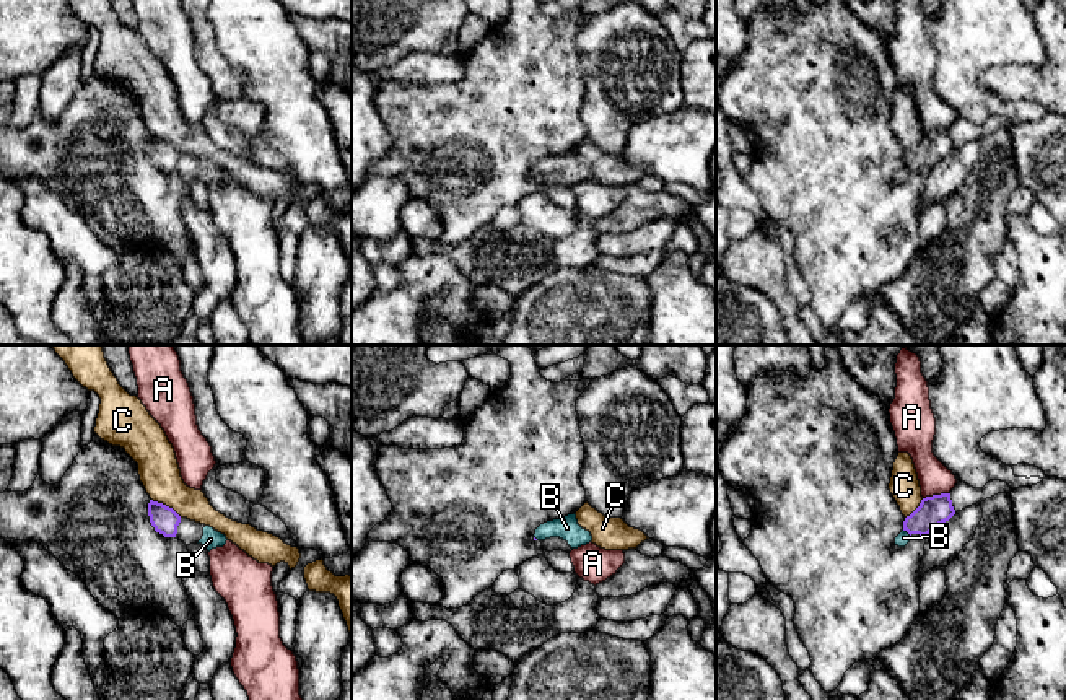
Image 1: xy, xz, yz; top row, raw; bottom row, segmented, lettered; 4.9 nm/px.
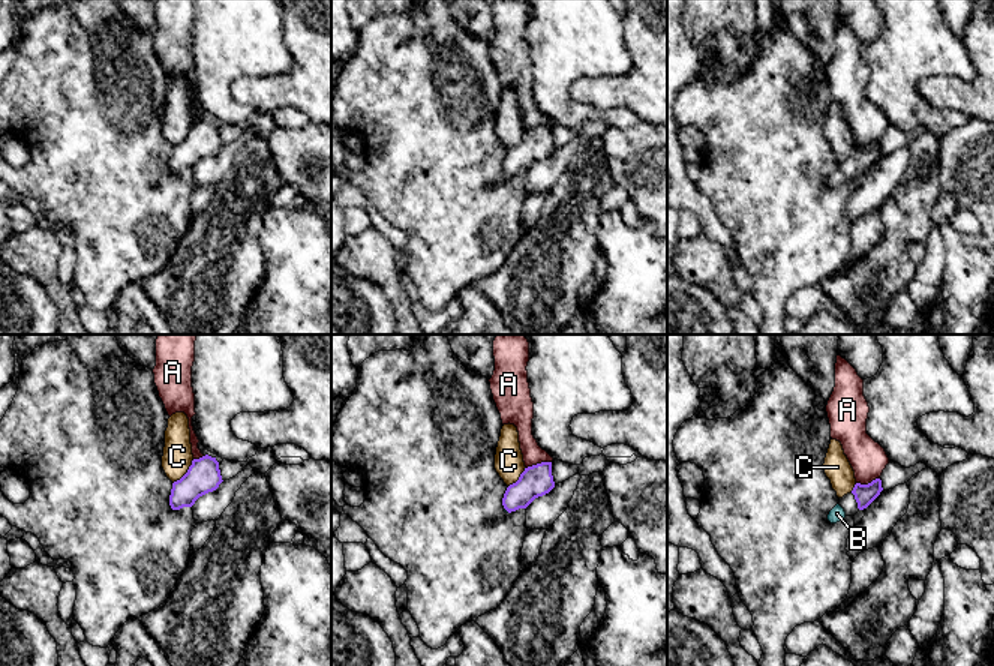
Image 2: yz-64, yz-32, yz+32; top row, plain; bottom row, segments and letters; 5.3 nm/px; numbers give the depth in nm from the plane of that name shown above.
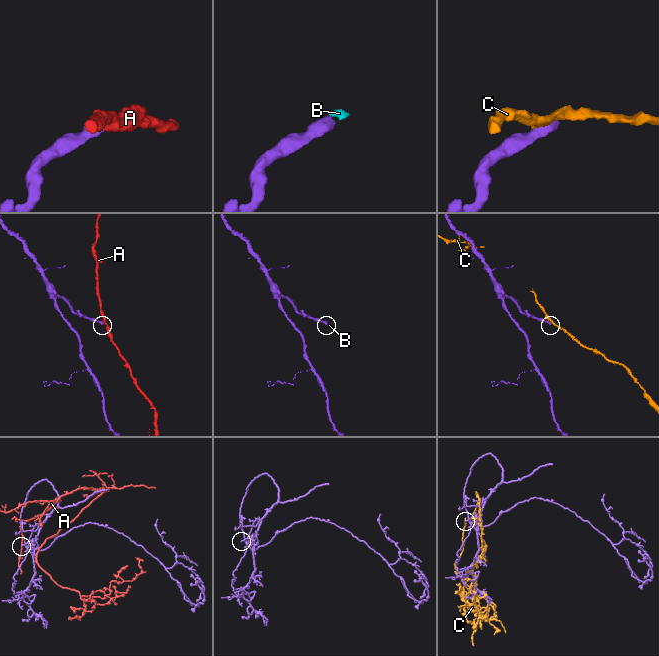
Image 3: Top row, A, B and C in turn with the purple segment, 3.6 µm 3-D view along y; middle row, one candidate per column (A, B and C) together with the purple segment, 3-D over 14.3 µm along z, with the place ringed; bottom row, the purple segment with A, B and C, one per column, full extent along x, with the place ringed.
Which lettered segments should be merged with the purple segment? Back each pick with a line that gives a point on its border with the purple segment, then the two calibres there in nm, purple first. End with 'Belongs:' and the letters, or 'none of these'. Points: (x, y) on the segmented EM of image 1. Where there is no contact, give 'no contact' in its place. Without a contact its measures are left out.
B: contact yz (907, 531); calibres 150 and 70 nm
Belongs: B

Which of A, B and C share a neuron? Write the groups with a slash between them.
A / B / C

